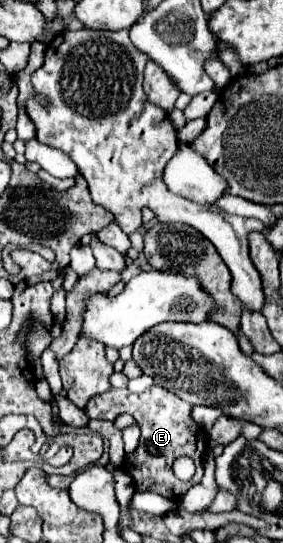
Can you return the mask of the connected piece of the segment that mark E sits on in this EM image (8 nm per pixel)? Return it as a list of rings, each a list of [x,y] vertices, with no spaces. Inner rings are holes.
[[[153,386],[151,390],[147,390],[143,394],[133,394],[129,390],[111,388],[109,392],[91,398],[85,412],[90,419],[109,421],[115,421],[123,412],[127,412],[139,422],[139,426],[141,426],[139,446],[135,448],[135,452],[125,454],[125,462],[121,466],[133,478],[135,492],[155,492],[155,494],[161,494],[161,496],[177,502],[187,494],[187,490],[193,484],[201,482],[201,478],[203,478],[203,452],[205,452],[205,440],[207,440],[205,430],[199,428],[191,420],[191,416],[189,416],[191,404],[187,404],[185,400],[175,396],[173,392],[169,392],[161,386]],[[177,456],[191,456],[195,460],[197,472],[189,482],[177,480],[171,472],[171,462]]]

